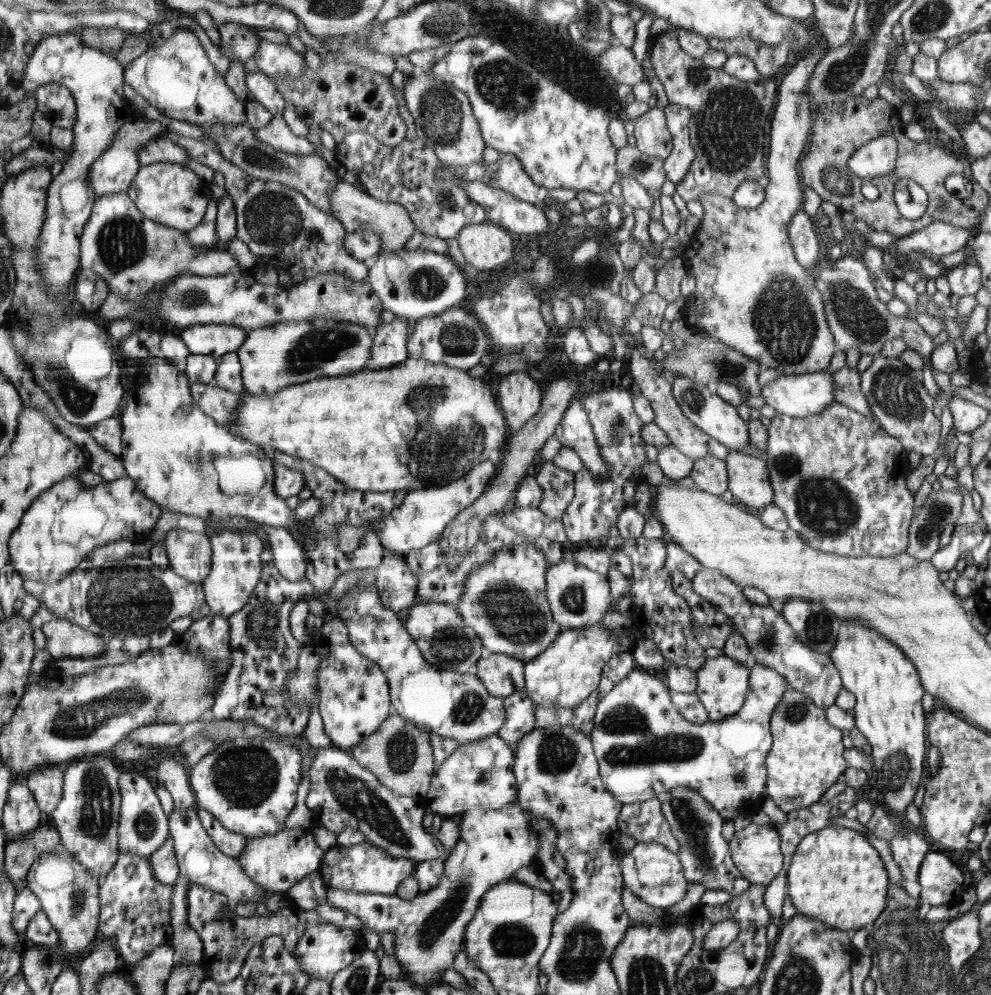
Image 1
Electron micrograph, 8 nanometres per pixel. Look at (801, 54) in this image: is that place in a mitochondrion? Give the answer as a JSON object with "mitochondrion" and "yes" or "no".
{"mitochondrion":"no"}

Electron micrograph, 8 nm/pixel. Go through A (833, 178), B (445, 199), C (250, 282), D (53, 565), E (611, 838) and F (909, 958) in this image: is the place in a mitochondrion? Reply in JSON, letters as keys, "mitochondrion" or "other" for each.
{"A":"mitochondrion","B":"mitochondrion","C":"other","D":"other","E":"other","F":"mitochondrion"}

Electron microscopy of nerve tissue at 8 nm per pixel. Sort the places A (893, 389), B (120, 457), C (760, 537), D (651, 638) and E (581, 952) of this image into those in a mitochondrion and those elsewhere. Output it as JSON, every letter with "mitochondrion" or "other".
{"A":"mitochondrion","B":"other","C":"other","D":"other","E":"mitochondrion"}

